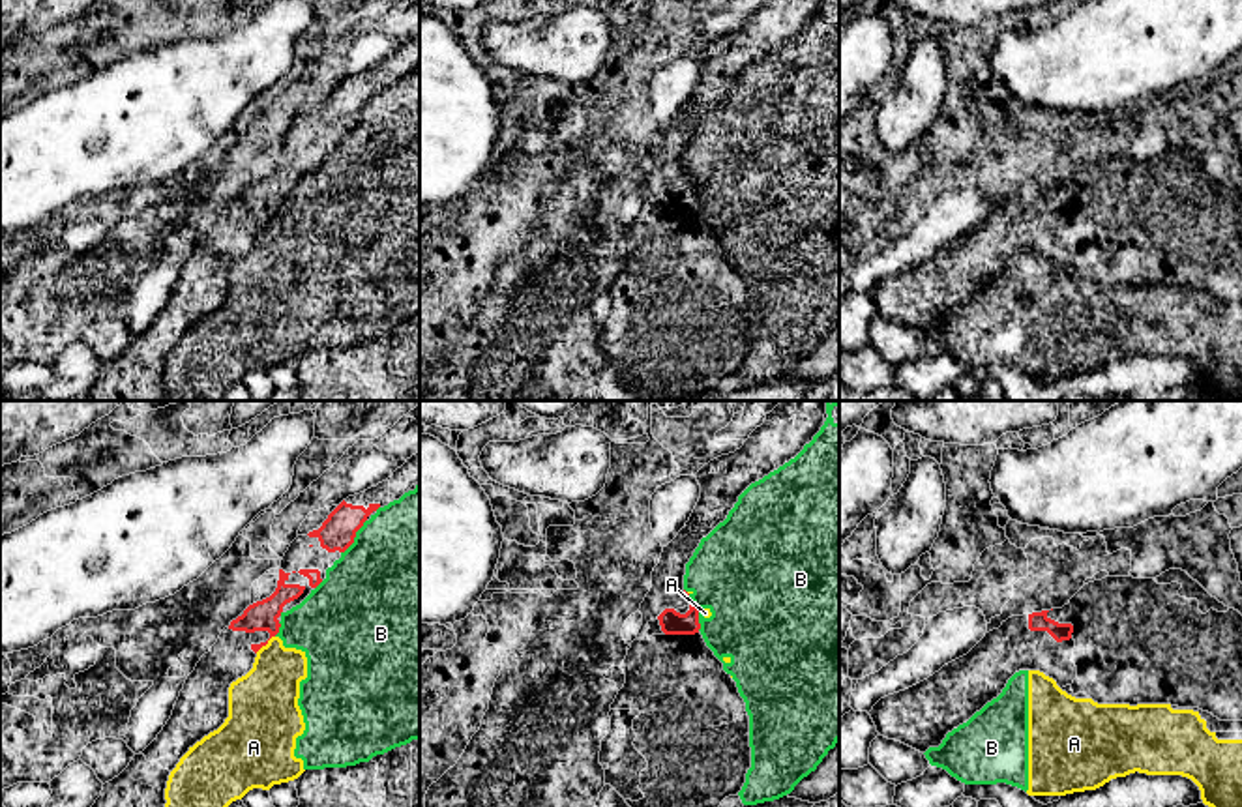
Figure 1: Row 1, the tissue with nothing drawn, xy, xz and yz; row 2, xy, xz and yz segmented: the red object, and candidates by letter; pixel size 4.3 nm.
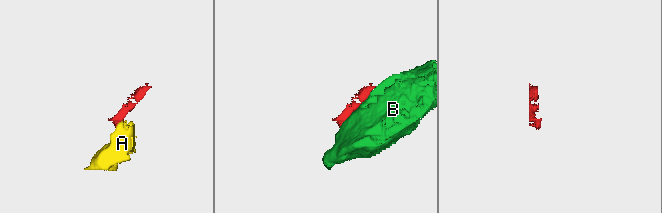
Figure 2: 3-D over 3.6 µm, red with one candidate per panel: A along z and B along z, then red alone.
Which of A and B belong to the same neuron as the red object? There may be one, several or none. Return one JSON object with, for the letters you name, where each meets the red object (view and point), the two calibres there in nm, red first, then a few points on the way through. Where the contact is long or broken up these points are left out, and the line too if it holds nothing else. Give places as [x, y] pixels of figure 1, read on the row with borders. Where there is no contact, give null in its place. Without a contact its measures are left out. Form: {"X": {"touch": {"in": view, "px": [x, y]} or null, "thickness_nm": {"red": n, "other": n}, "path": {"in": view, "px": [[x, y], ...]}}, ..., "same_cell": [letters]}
{"same_cell": []}

